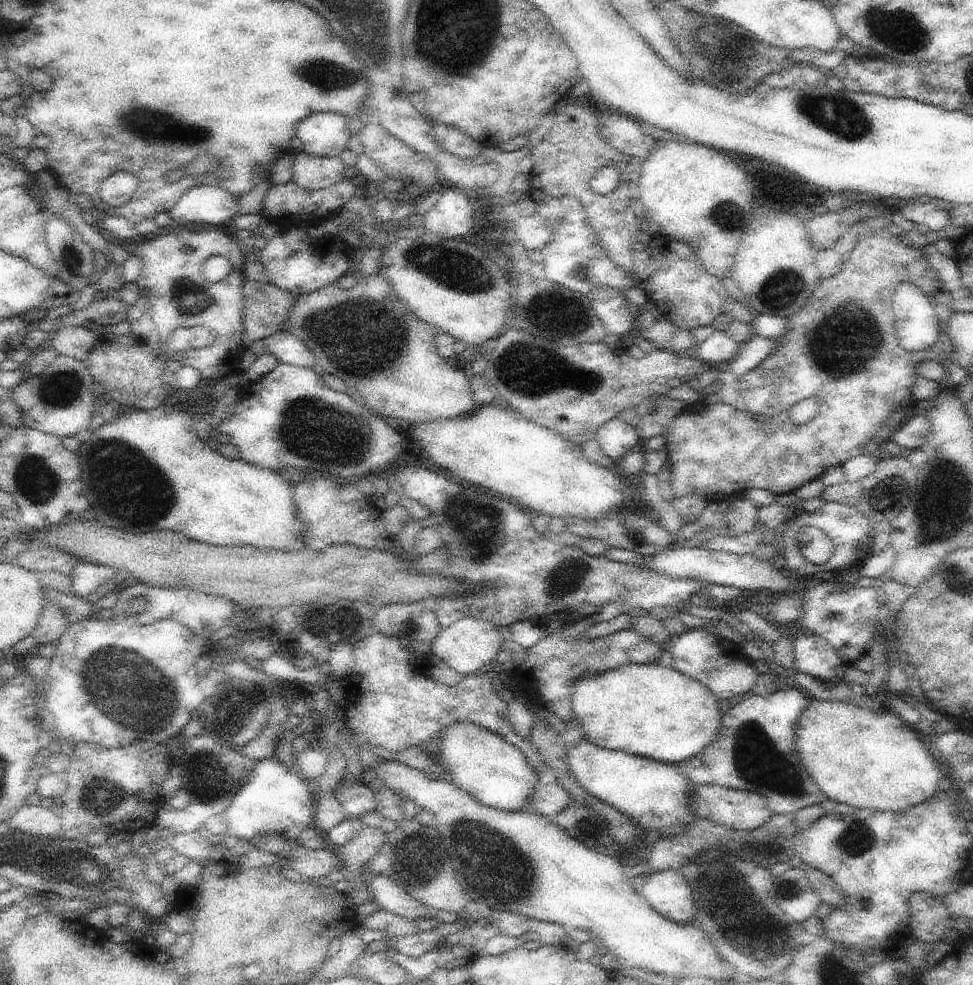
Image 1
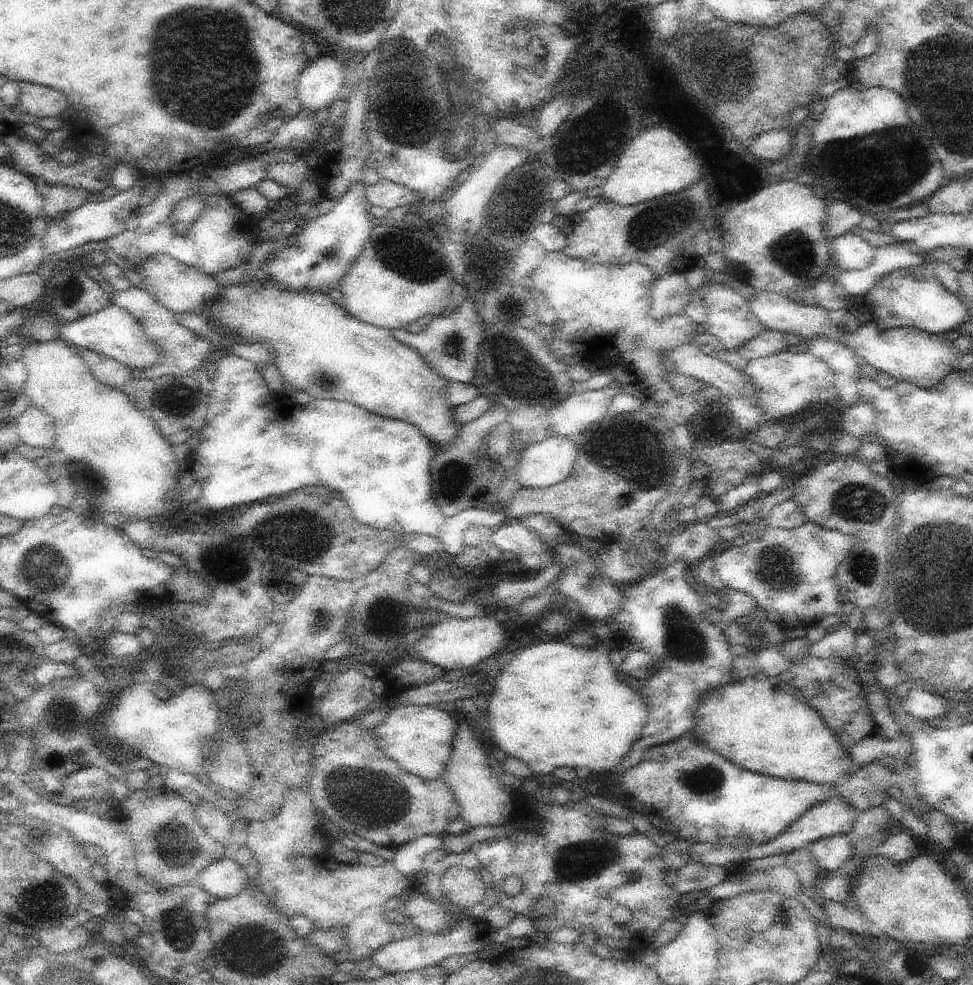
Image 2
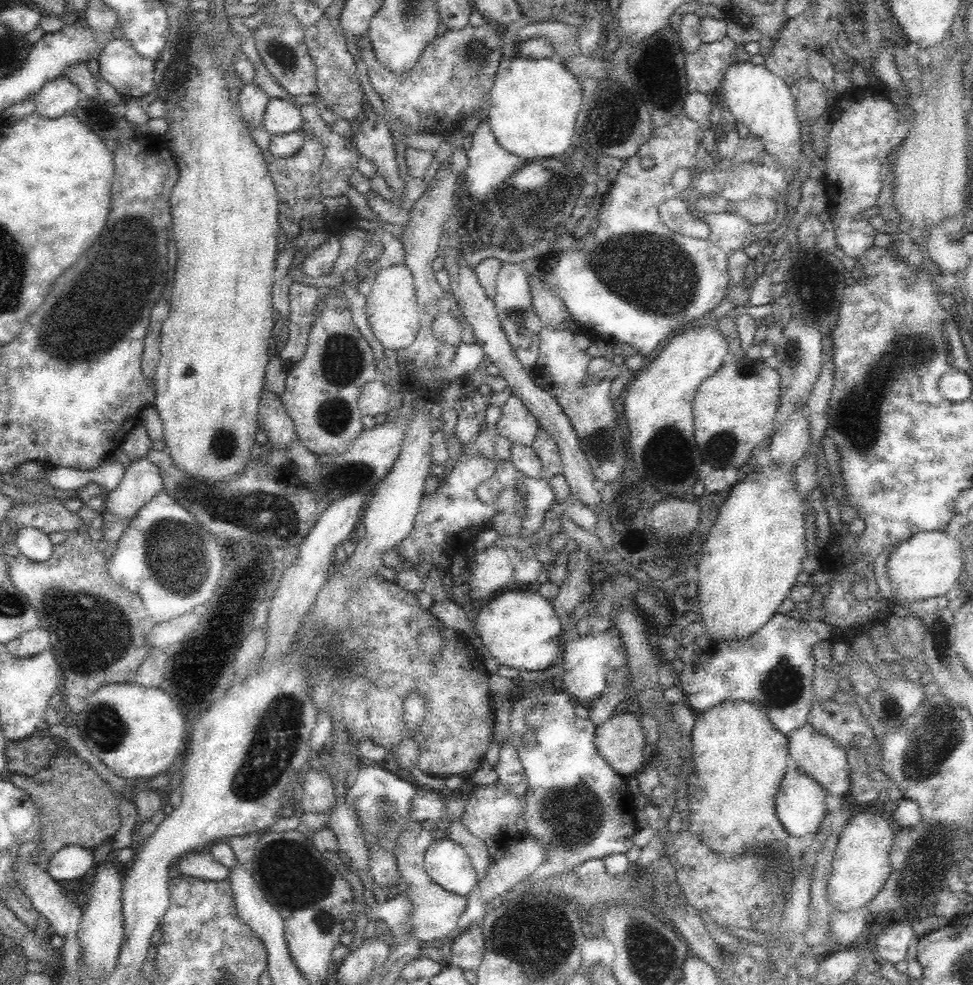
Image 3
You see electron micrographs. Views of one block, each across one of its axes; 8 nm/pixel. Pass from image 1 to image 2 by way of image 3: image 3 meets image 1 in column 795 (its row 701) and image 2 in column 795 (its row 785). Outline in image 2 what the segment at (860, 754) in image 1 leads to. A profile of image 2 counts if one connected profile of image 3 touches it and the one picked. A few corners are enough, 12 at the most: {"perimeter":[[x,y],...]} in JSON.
{"perimeter":[[763,672],[701,698],[693,732],[753,774],[839,786],[849,750]]}

